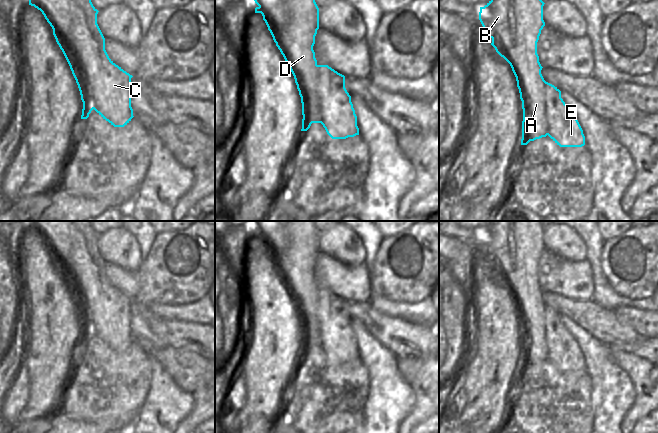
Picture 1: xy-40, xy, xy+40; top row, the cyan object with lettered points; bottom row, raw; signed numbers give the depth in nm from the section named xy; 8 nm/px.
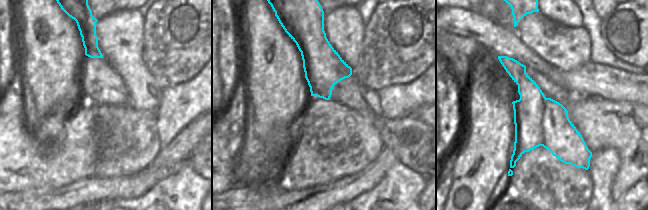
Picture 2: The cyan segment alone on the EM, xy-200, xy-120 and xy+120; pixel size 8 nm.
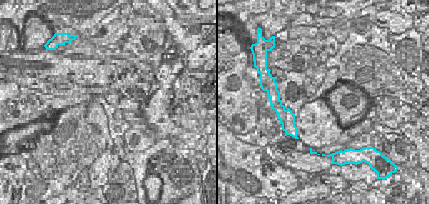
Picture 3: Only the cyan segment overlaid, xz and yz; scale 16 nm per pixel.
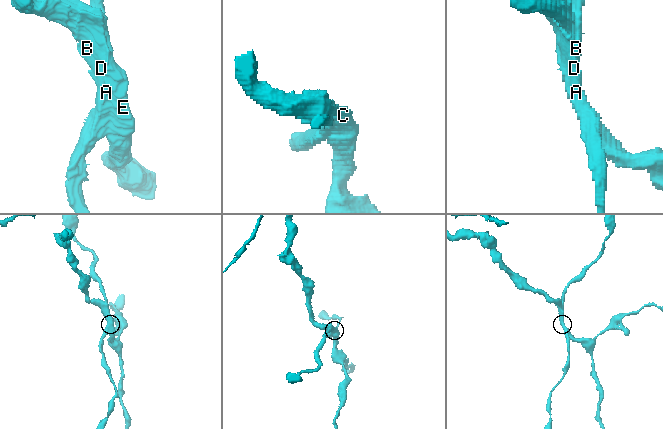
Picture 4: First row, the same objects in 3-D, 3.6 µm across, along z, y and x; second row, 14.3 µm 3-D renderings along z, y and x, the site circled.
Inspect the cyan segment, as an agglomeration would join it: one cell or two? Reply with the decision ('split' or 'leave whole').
split

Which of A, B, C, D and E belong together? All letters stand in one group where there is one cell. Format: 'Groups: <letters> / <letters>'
Groups: A B D / C E

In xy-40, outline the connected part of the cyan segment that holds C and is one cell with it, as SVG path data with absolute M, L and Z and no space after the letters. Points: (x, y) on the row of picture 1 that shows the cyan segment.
M29 0L29 5L40 10L52 28L58 26L79 50L89 82L93 109L114 127L127 125L134 117L131 107L133 76L109 58L105 50L105 38L97 24L99 11L91 0Z

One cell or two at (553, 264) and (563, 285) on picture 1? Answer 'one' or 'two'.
one

